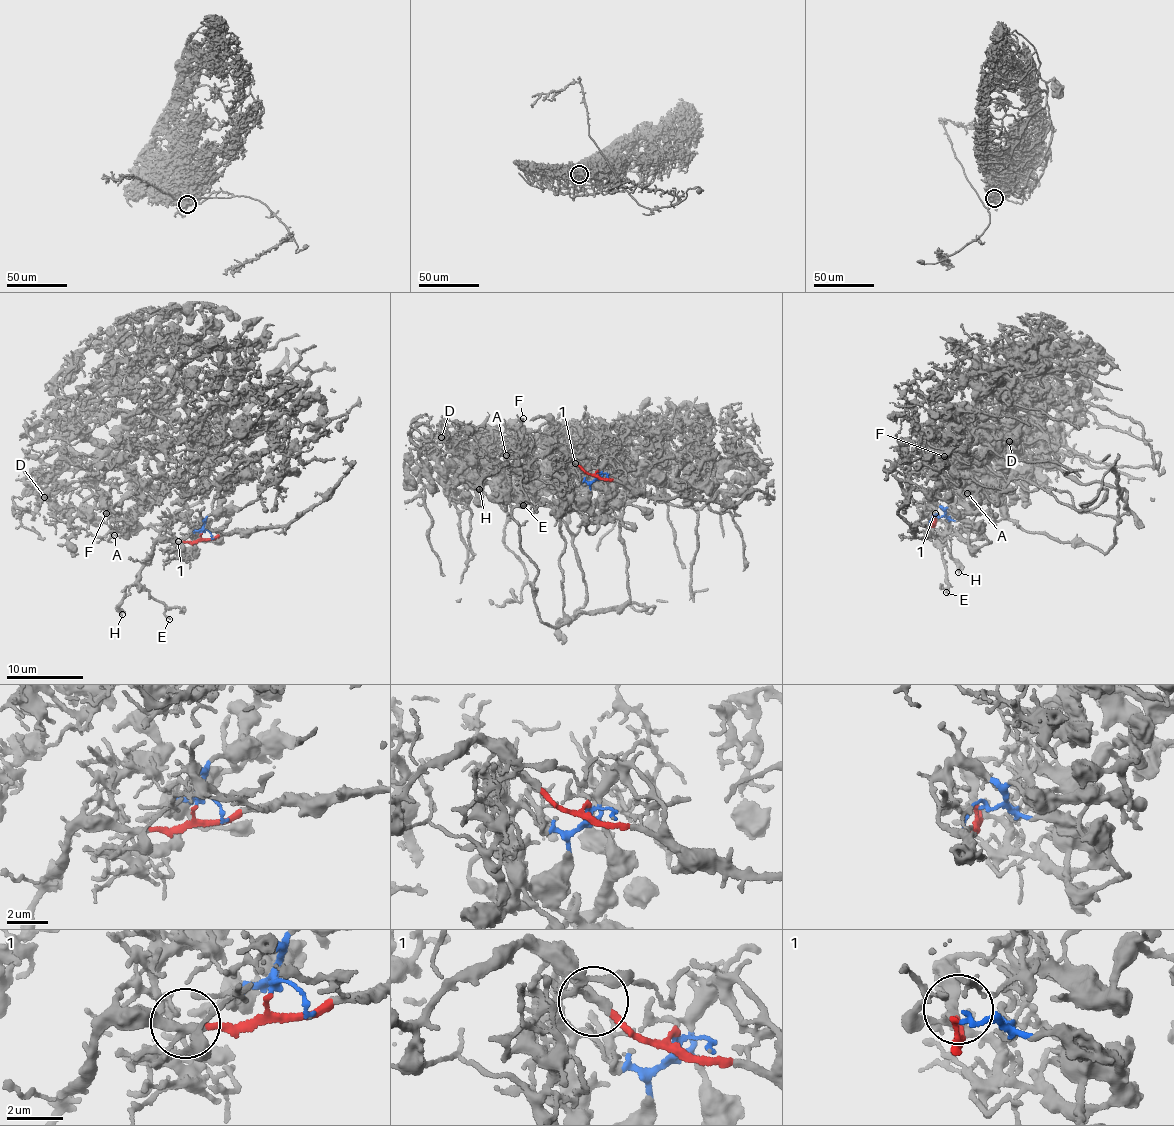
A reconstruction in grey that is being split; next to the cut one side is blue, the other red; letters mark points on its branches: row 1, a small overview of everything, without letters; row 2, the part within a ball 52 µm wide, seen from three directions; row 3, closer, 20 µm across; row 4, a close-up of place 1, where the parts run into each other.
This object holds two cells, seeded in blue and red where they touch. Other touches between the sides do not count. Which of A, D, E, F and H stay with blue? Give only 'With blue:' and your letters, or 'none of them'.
With blue: A, D, F

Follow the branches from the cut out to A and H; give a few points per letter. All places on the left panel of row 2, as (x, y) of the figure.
A: (200, 534), (204, 521), (178, 520), (187, 509), (172, 503), (176, 484), (114, 534)
H: (200, 534), (194, 540), (154, 544), (154, 554), (144, 564), (140, 578), (126, 587), (119, 606), (123, 615)

